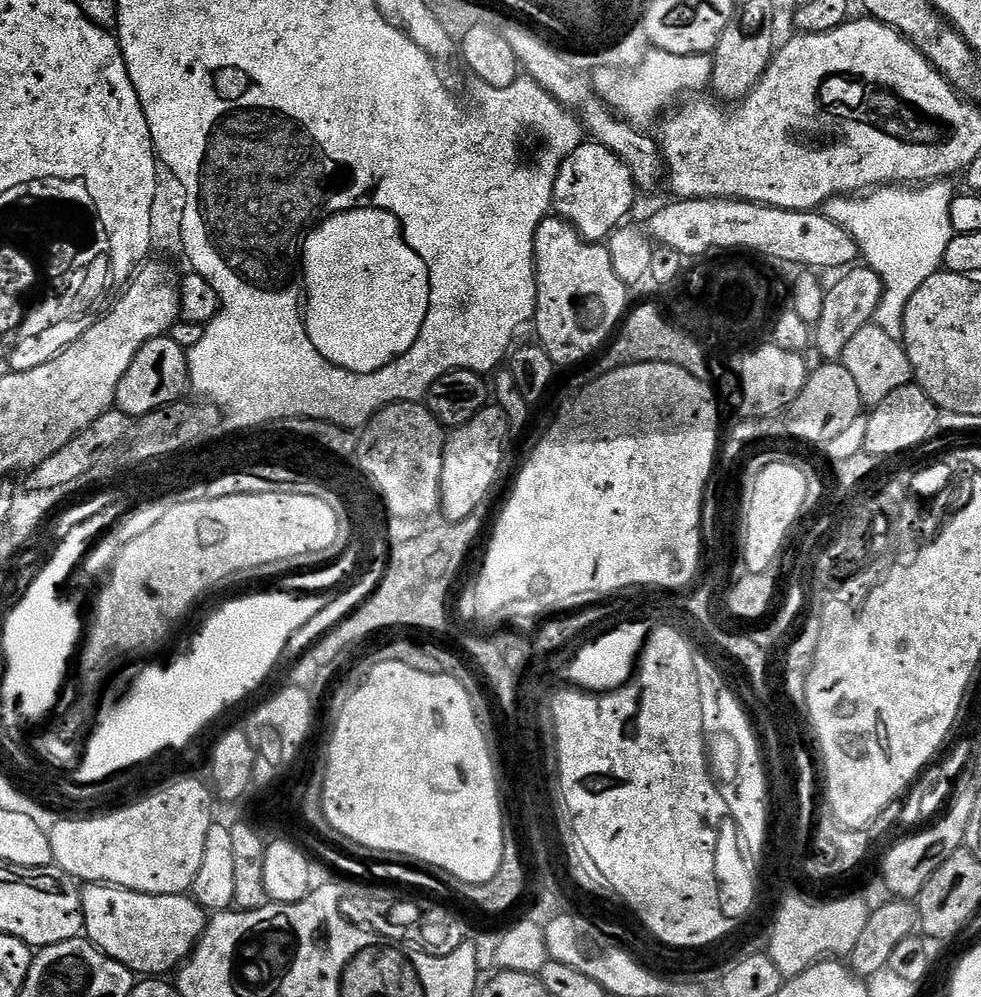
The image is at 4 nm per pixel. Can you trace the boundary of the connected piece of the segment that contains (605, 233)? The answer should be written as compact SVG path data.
M581 142L560 163L558 178L554 182L552 207L555 215L573 224L585 240L604 242L627 221L624 219L631 214L636 199L636 183L630 170L626 170L626 162L622 162L618 154L606 150L606 146Z

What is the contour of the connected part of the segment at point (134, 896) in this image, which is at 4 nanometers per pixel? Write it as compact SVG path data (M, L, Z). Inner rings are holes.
M84 884L80 897L87 939L111 960L148 978L168 974L164 972L183 964L199 944L206 927L205 910L188 894L159 896L115 888L112 884Z

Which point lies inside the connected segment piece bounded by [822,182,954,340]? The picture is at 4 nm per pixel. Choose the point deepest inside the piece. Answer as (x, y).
(902, 231)

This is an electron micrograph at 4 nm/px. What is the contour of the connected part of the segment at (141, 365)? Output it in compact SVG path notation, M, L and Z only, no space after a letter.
M165 334L146 342L138 350L134 362L130 362L130 370L122 378L116 391L116 404L126 415L133 418L143 418L164 408L169 404L177 403L189 387L188 353L178 342L174 342L171 335Z

